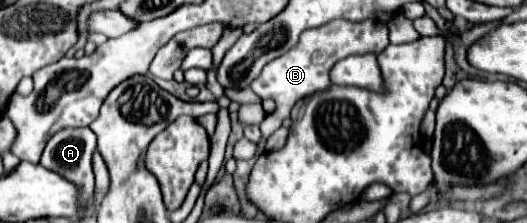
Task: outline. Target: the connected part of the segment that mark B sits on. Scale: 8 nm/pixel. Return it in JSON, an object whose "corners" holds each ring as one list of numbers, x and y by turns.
{"corners":[[333,20,321,28,313,28,301,34,299,44,289,50,287,54,283,54,281,58,275,58,273,62,269,62,261,76,253,82,251,90,259,96,259,98,271,98,277,104,277,110,273,114,269,114,265,118,265,122,261,124,261,132,263,132,263,142,259,144,259,152,257,156,263,152,265,140,269,134,273,134,285,118,289,118,293,106,315,94,321,90,327,90,331,86,331,78,329,78,329,70,333,68,333,64,337,60,343,60,351,54,367,54,367,52,383,52,389,46,389,32,387,32,387,24,385,22,345,22,345,20]]}

